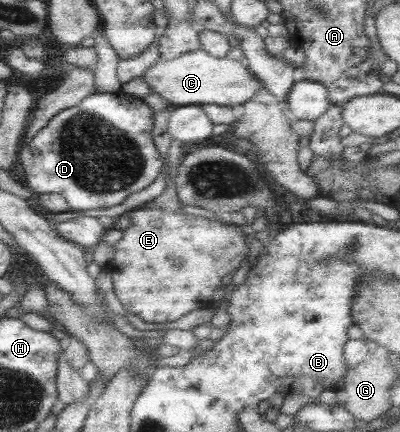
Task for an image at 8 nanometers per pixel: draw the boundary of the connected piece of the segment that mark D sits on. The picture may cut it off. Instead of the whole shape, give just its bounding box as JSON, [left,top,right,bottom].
[17,93,163,211]

